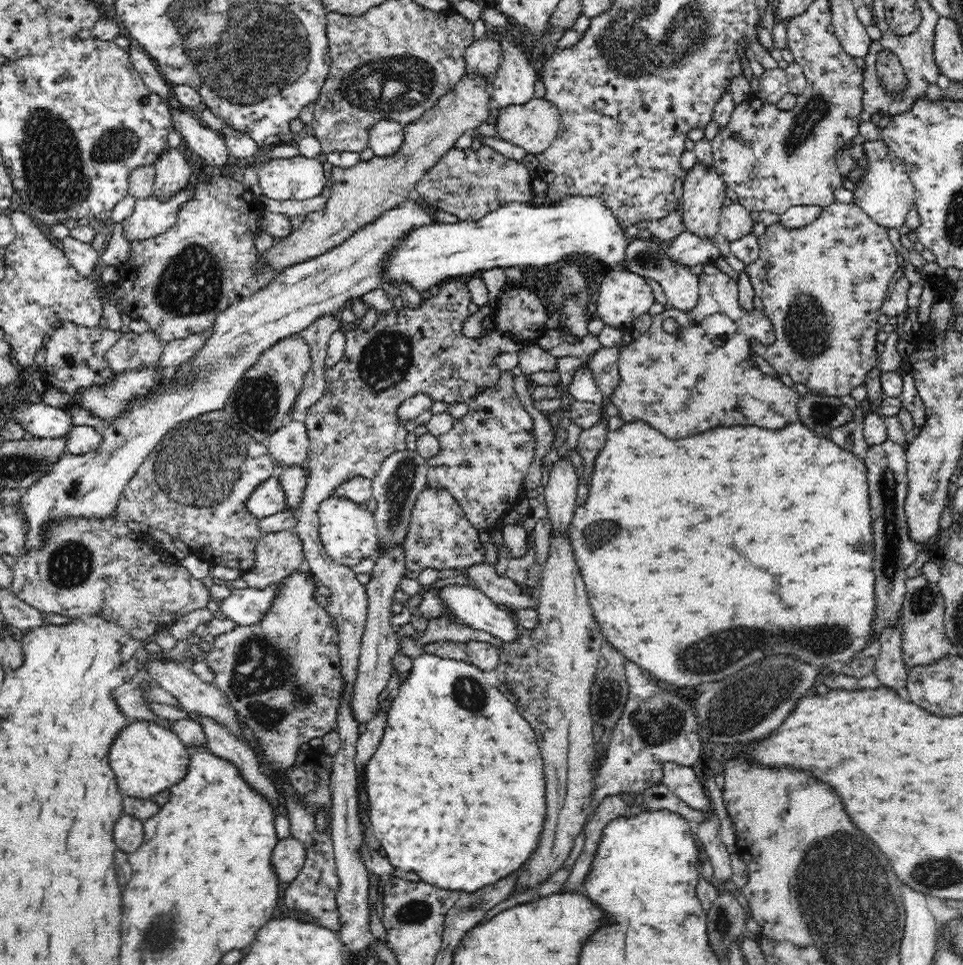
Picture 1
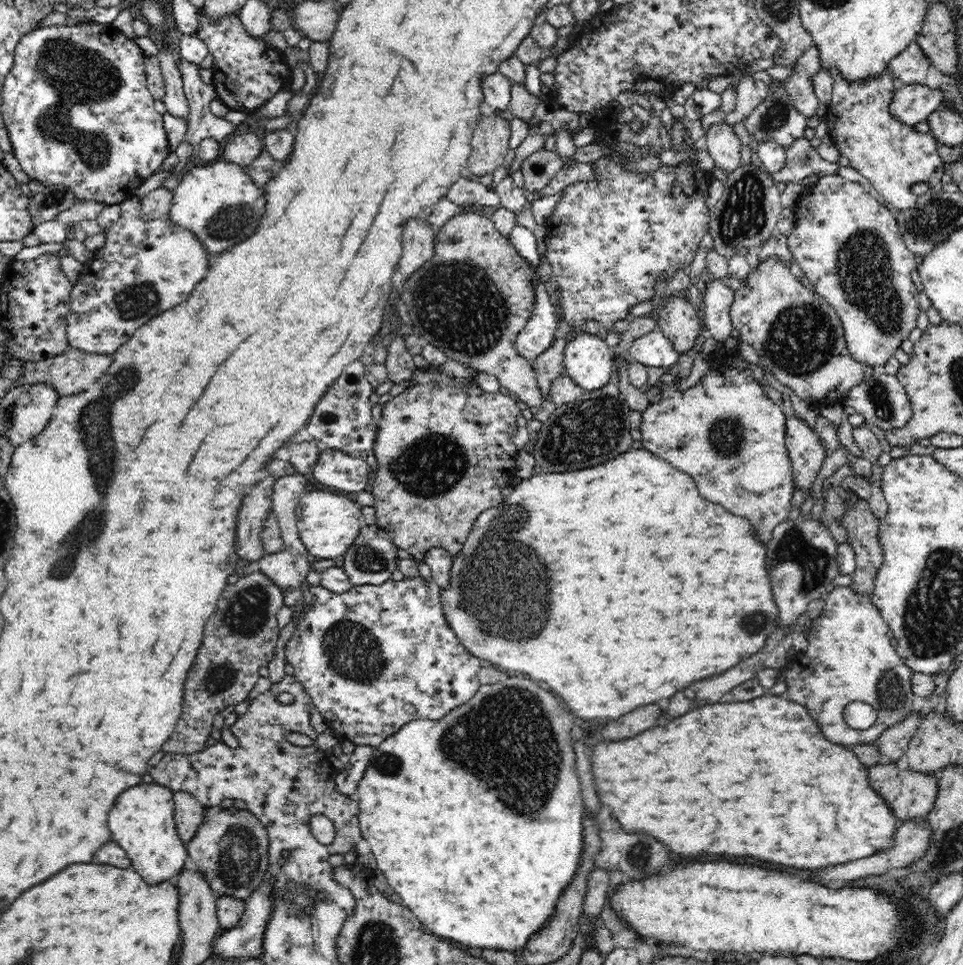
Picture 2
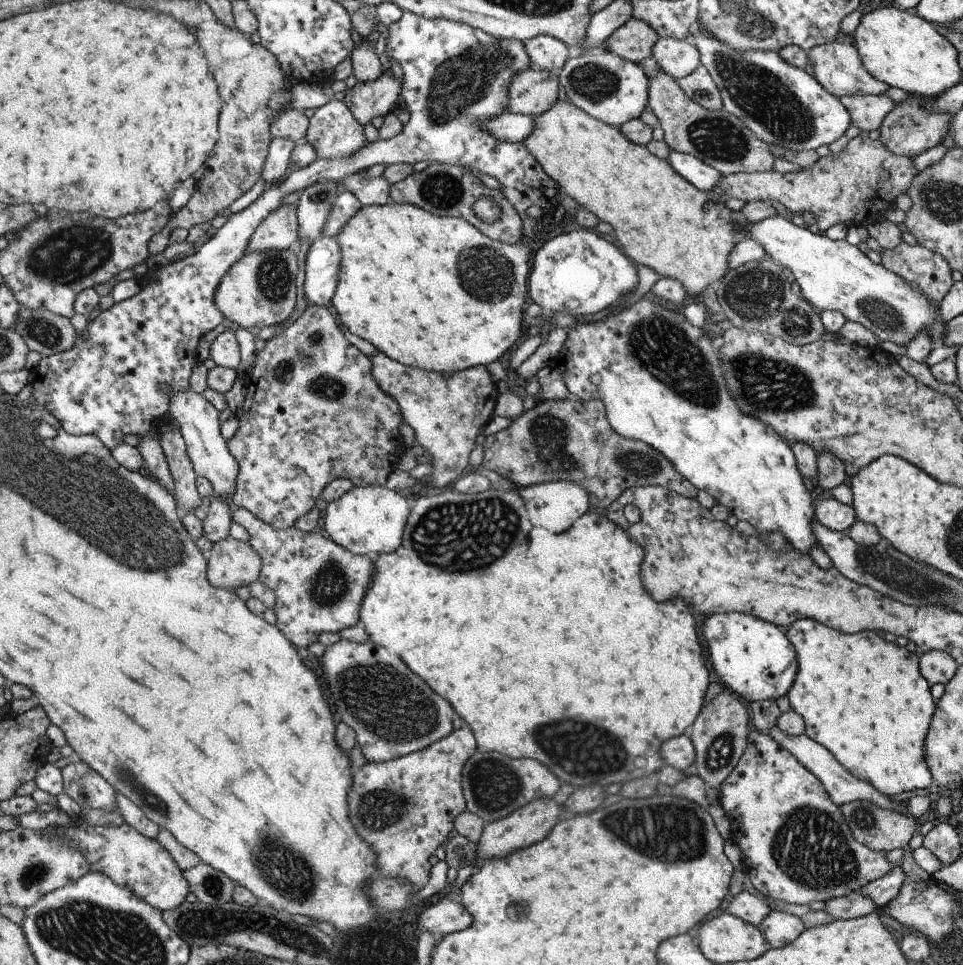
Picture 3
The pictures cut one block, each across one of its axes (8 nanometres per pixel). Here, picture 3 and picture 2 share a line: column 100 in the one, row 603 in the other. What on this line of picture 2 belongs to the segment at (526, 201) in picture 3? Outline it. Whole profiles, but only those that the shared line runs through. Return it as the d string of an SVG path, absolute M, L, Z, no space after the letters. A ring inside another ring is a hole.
M414 575L411 578L404 577L402 580L390 579L379 585L354 585L342 594L332 593L330 590L322 588L320 584L309 584L309 590L310 597L313 598L312 607L308 612L304 612L304 616L297 622L292 638L286 643L285 657L294 669L294 676L302 683L303 688L306 688L308 695L312 697L313 706L318 709L318 712L322 714L327 724L335 730L340 739L357 746L370 746L376 750L386 738L398 733L410 722L420 719L442 719L452 710L456 710L457 706L464 705L478 692L481 685L478 680L480 659L467 652L466 648L459 644L458 637L454 636L454 632L450 630L450 625L446 624L446 620L443 620L438 596L440 587L433 580L428 581L420 575Z

